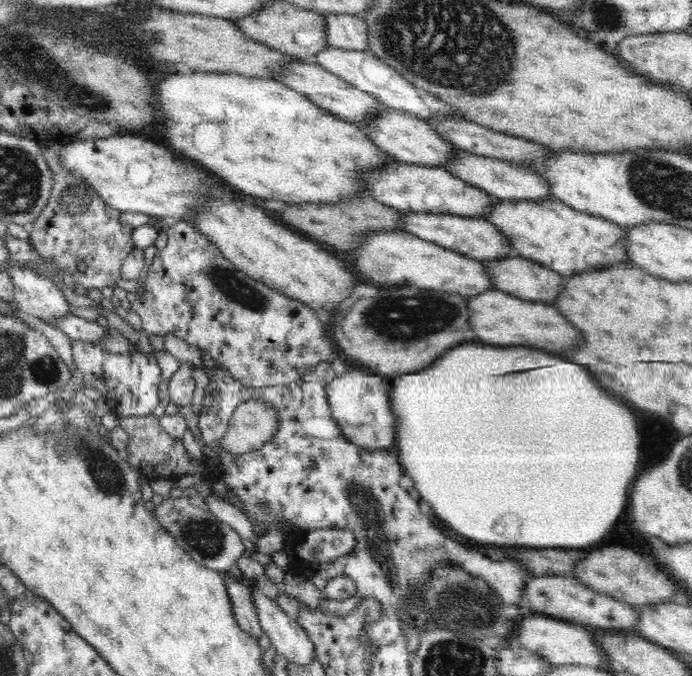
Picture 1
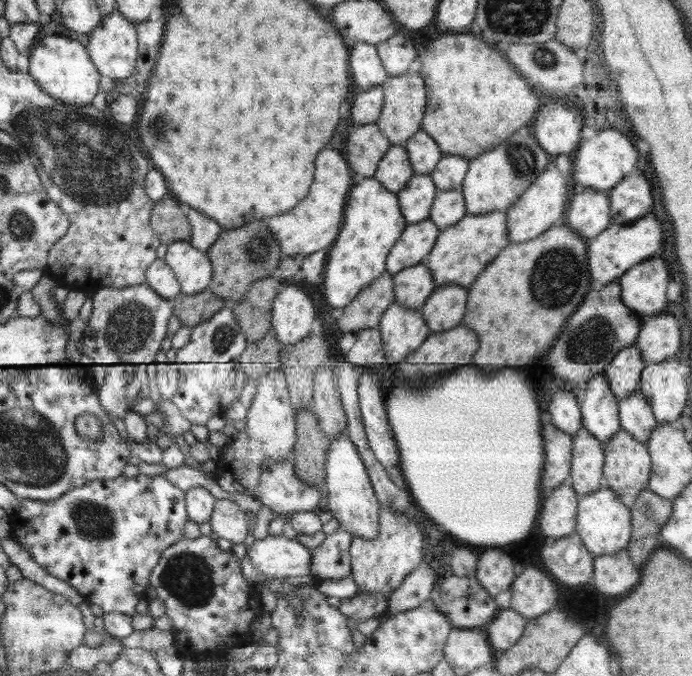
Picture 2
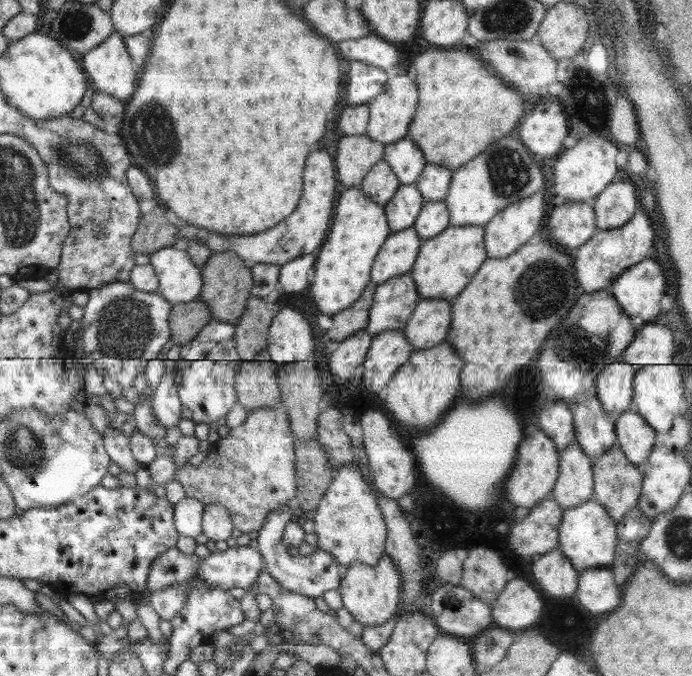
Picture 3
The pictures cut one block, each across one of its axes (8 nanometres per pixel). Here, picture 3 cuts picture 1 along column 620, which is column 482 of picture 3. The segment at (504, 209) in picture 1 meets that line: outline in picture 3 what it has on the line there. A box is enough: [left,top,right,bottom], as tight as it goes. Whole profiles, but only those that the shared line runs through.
[411,226,487,301]

